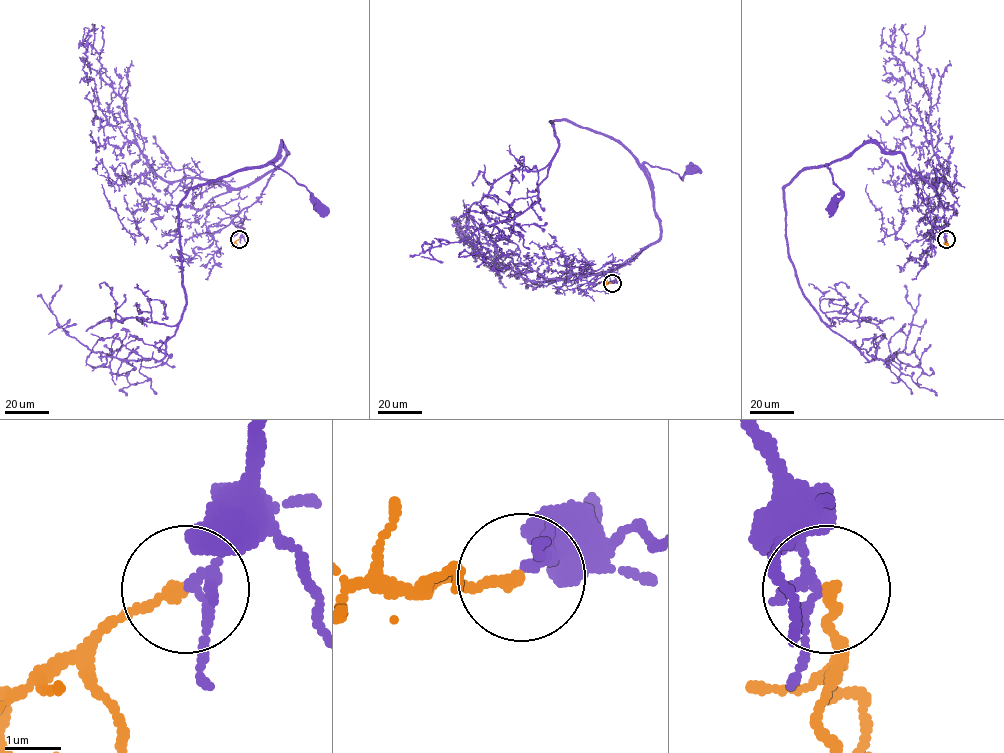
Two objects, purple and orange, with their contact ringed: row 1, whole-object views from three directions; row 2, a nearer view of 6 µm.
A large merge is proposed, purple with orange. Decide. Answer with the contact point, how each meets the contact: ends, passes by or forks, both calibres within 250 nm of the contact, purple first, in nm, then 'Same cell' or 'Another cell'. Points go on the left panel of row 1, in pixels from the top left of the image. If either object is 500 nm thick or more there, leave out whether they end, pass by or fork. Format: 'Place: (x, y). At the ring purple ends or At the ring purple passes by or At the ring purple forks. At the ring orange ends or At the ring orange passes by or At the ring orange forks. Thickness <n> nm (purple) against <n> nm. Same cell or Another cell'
Place: (239, 239). At the ring purple passes by. At the ring orange ends. Thickness 180 nm (purple) against 200 nm. Same cell

